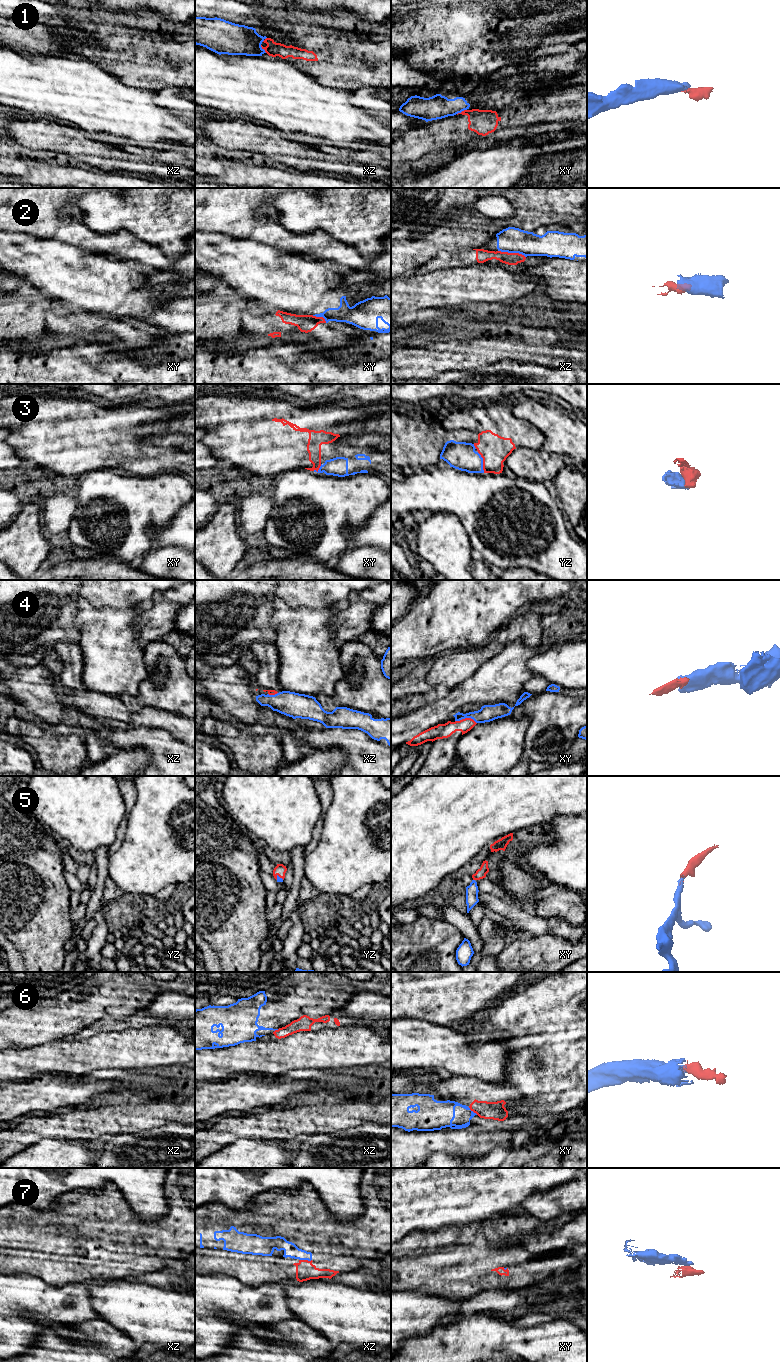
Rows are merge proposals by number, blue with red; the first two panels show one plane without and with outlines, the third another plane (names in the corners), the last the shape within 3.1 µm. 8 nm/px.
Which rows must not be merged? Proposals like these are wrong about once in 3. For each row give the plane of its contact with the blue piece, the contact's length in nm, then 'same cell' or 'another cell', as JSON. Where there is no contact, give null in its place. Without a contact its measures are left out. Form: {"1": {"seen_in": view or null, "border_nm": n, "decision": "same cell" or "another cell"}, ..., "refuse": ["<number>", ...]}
{"1": {"seen_in": "xy", "border_nm": 90, "decision": "another cell"}, "2": {"seen_in": "xz", "border_nm": 240, "decision": "another cell"}, "3": {"seen_in": "yz", "border_nm": 180, "decision": "same cell"}, "4": {"seen_in": "xy", "border_nm": 180, "decision": "same cell"}, "5": {"seen_in": "yz", "border_nm": 70, "decision": "same cell"}, "6": {"seen_in": "xy", "border_nm": 100, "decision": "another cell"}, "7": {"seen_in": "xz", "border_nm": 100, "decision": "same cell"}, "refuse": ["1", "2", "6"]}

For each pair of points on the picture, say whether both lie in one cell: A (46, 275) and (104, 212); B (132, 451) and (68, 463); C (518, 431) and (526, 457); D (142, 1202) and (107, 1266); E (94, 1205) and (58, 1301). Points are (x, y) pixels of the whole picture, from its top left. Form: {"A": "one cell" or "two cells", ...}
{"A": "two cells", "B": "one cell", "C": "two cells", "D": "two cells", "E": "two cells"}

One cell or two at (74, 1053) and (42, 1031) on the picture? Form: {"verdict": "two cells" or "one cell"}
{"verdict": "two cells"}

